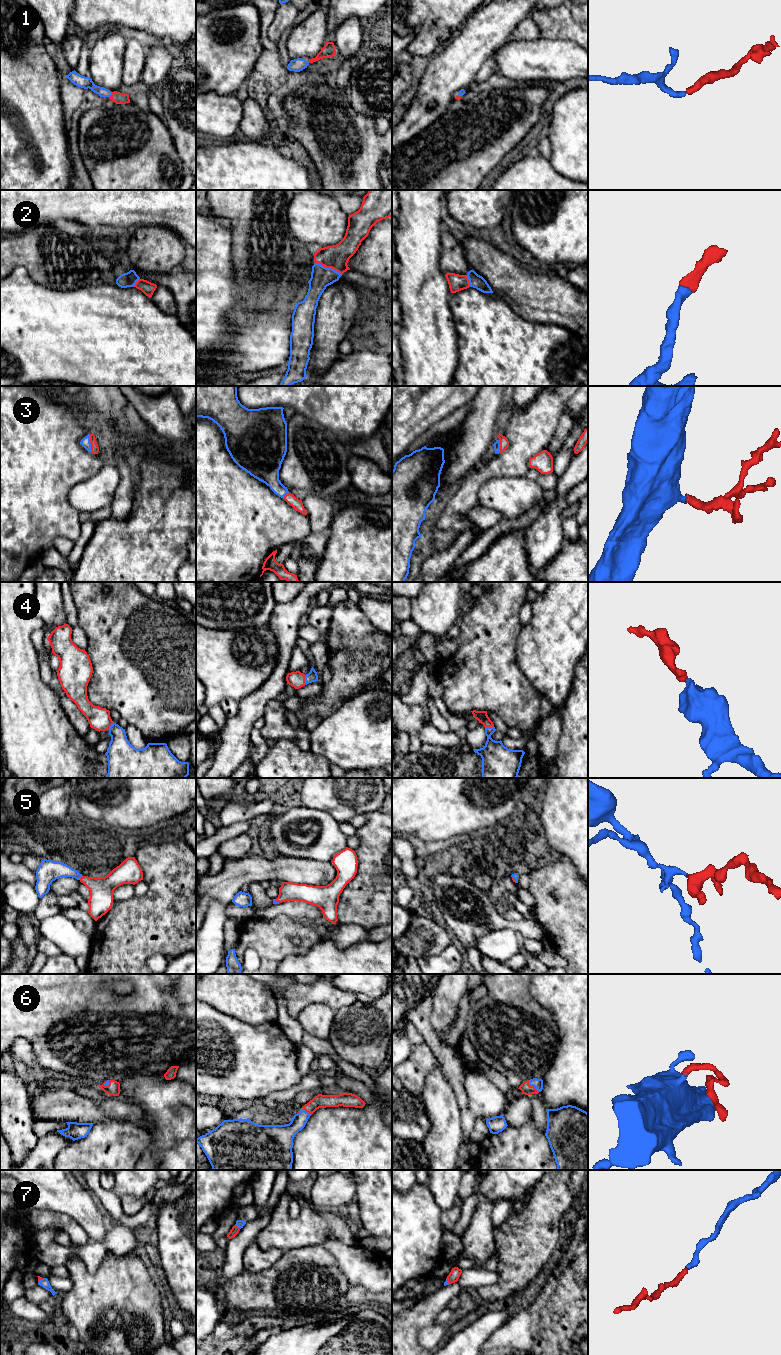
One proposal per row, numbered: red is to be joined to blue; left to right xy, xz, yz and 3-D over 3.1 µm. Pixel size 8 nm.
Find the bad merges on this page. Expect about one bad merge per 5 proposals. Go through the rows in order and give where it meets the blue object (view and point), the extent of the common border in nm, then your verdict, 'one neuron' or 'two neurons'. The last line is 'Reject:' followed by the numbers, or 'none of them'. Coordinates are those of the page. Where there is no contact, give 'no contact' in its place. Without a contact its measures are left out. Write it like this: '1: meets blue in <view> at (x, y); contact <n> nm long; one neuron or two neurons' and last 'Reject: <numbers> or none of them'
1: meets blue in xy at (111, 94); contact 50 nm long; one neuron
2: meets blue in xz at (328, 268); contact 240 nm long; one neuron
3: meets blue in xy at (90, 443); contact 140 nm long; one neuron
4: meets blue in xz at (305, 680); contact 80 nm long; one neuron
5: meets blue in xy at (81, 876); contact 50 nm long; one neuron
6: meets blue in yz at (532, 1085); contact 130 nm long; one neuron
7: meets blue in xz at (238, 1226); contact 60 nm long; one neuron
Reject: none of them

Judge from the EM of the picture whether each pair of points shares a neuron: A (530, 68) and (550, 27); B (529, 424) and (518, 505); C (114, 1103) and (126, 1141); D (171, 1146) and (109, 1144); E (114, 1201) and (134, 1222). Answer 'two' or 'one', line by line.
A: two
B: two
C: two
D: two
E: one

